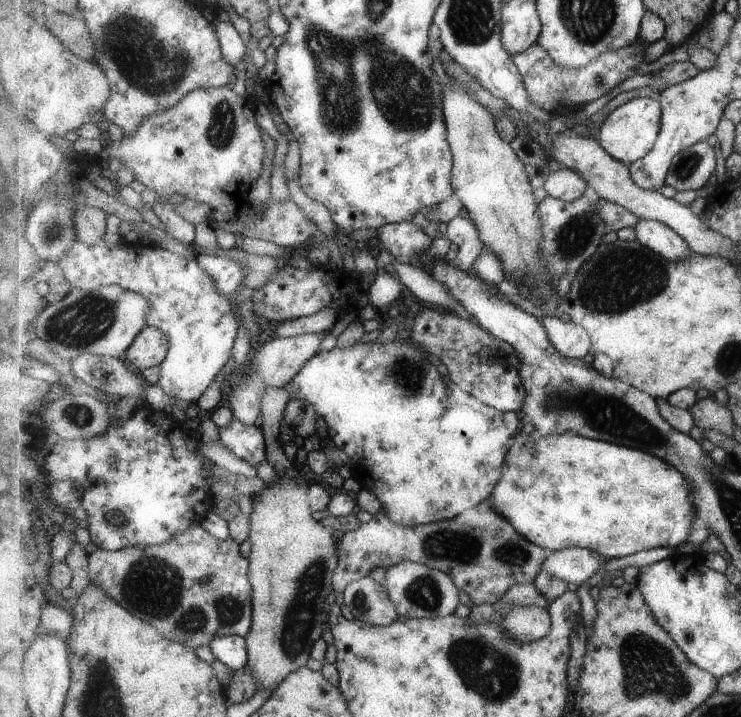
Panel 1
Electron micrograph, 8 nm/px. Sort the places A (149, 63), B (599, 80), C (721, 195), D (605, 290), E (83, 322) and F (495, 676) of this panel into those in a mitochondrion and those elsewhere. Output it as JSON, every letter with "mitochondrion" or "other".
{"A":"mitochondrion","B":"mitochondrion","C":"other","D":"mitochondrion","E":"mitochondrion","F":"mitochondrion"}

